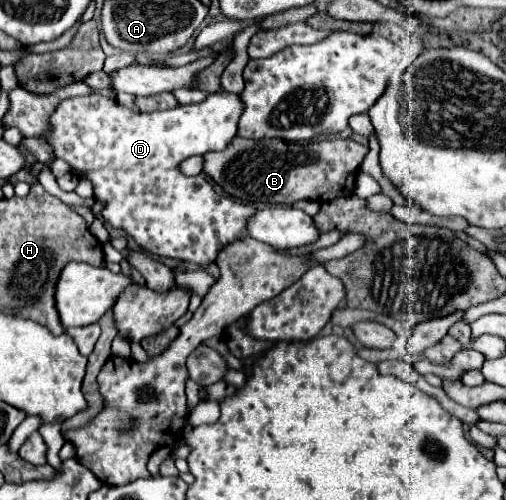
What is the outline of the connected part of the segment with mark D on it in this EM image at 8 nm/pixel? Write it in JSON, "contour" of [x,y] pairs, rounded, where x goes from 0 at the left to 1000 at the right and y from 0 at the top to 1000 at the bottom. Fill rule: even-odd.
{"contour":[[[419,186],[411,190],[407,202],[399,206],[379,206],[379,210],[356,210],[348,218],[332,218],[332,222],[304,222],[304,226],[269,226],[261,218],[253,218],[249,210],[233,206],[229,198],[217,198],[217,194],[206,194],[206,190],[174,190],[174,194],[138,194],[138,198],[126,198],[111,222],[103,226],[99,234],[99,258],[91,266],[91,278],[99,282],[99,290],[107,294],[107,306],[115,318],[126,318],[146,342],[158,346],[162,358],[174,358],[186,374],[186,398],[194,398],[206,414],[202,414],[202,434],[209,446],[217,446],[225,458],[237,458],[245,462],[285,506],[292,510],[308,510],[308,514],[336,514],[336,518],[352,518],[352,522],[375,522],[391,534],[411,534],[415,526],[427,522],[427,510],[451,490],[458,486],[462,478],[482,478],[490,474],[490,438],[498,438],[498,430],[506,430],[506,414],[502,410],[482,410],[482,406],[470,406],[470,402],[458,402],[458,398],[447,398],[447,394],[435,394],[419,370],[407,362],[403,350],[364,350],[356,342],[356,326],[379,310],[403,310],[403,306],[415,306],[415,302],[439,302],[443,294],[451,294],[451,286],[462,278],[466,270],[466,250],[470,250],[470,238],[474,238],[474,226],[478,226],[478,202],[470,190],[458,190],[458,186]]]}

